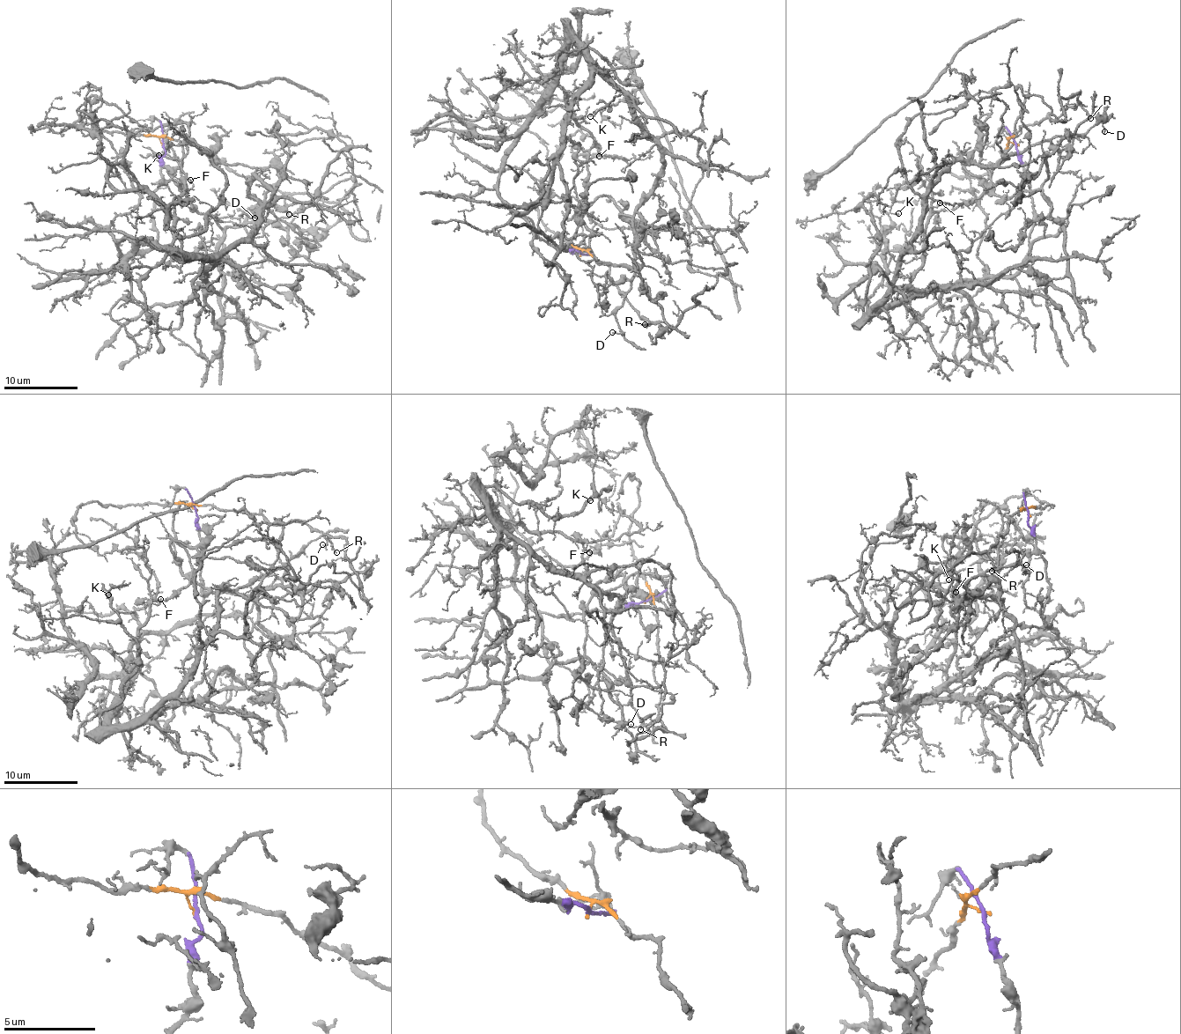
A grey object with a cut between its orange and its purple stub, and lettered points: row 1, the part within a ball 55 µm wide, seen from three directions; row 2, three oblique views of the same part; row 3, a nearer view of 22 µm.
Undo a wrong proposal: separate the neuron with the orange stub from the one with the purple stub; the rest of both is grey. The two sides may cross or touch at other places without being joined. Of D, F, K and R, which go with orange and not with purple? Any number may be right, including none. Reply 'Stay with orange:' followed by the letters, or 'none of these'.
Stay with orange: R

